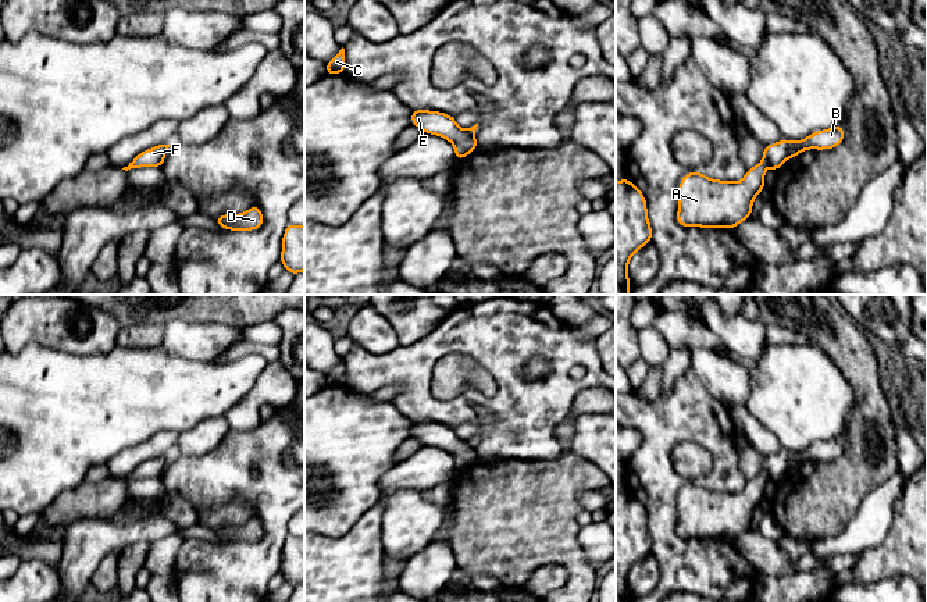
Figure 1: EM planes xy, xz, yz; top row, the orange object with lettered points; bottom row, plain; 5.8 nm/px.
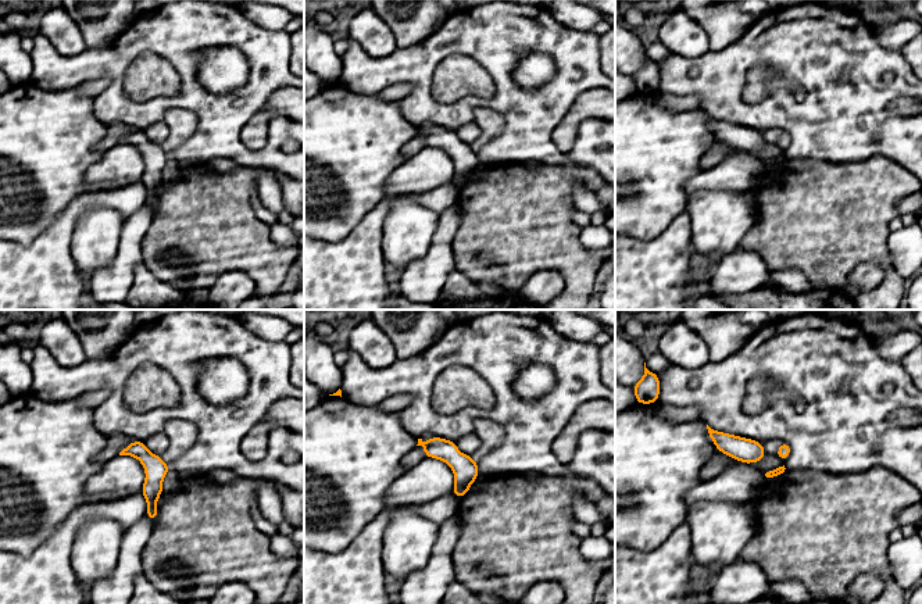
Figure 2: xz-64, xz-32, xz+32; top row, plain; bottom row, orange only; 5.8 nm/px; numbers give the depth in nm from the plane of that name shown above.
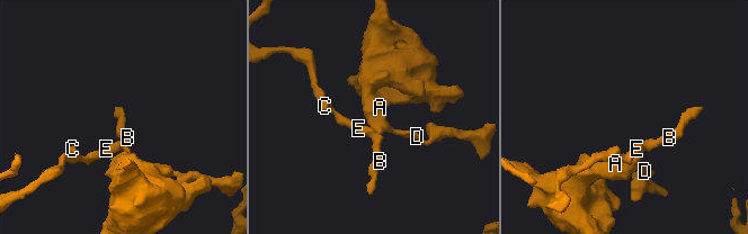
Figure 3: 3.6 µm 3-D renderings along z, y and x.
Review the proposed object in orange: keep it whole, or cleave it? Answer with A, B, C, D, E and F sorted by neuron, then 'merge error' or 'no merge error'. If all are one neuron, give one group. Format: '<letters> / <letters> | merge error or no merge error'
A D / B C E F | merge error

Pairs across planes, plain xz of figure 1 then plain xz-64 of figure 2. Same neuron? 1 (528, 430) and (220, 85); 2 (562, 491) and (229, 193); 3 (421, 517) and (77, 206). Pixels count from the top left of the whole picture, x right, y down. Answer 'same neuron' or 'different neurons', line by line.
1: different neurons
2: same neuron
3: different neurons

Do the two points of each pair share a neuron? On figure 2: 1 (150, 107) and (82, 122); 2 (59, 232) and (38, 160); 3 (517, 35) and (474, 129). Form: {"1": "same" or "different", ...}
{"1": "different", "2": "different", "3": "different"}

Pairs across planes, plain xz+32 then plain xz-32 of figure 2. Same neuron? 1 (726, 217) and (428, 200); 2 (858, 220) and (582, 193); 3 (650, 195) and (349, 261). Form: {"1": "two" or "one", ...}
{"1": "two", "2": "two", "3": "two"}

